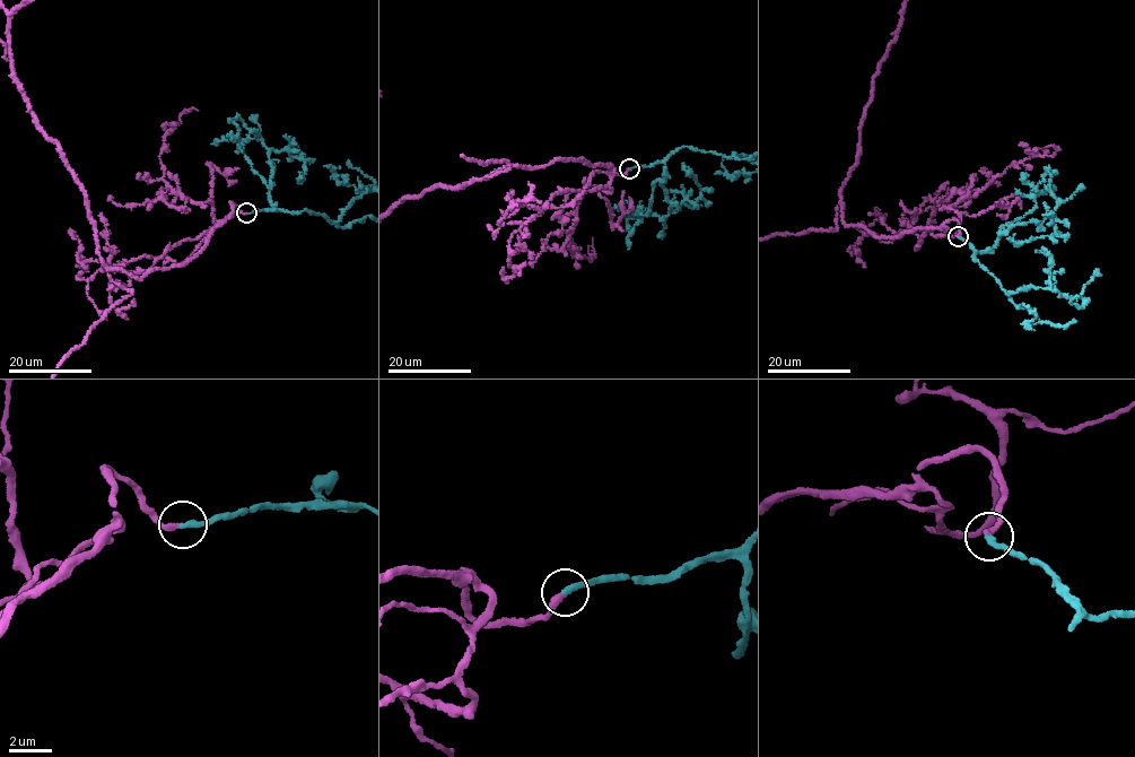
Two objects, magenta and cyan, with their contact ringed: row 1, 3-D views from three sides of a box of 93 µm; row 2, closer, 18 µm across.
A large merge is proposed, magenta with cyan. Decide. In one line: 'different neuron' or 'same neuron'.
same neuron

